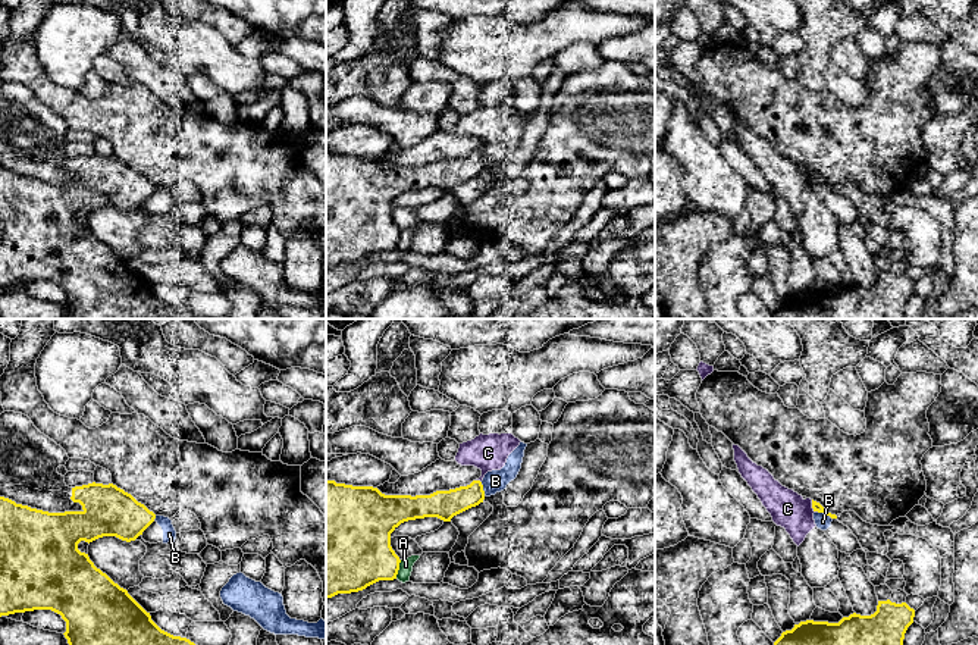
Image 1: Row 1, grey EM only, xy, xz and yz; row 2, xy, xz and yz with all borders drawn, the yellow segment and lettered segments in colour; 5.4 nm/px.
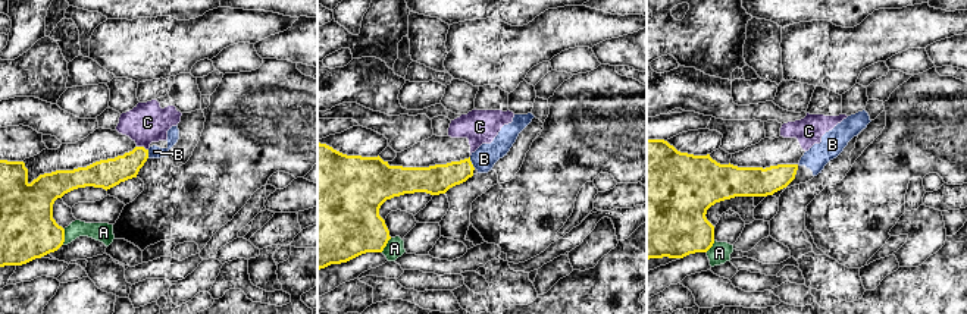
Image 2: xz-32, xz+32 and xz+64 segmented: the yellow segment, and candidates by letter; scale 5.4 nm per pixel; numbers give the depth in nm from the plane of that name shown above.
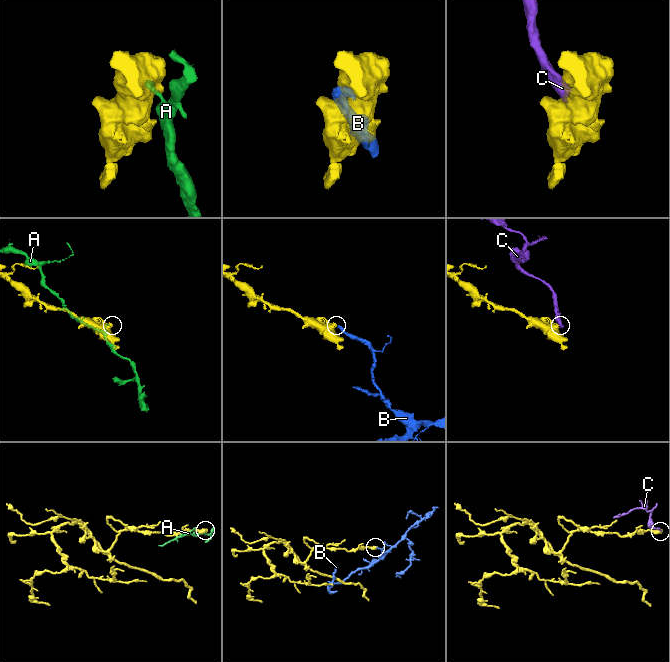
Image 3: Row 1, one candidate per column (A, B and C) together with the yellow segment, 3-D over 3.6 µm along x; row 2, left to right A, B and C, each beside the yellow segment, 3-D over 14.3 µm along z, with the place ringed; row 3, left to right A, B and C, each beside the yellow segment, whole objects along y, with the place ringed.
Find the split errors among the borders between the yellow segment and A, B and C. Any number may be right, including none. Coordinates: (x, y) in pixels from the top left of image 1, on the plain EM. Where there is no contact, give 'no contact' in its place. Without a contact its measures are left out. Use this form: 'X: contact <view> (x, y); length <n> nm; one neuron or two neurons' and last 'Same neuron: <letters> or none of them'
A: contact xz (398, 240); length 110 nm; two neurons
B: contact yz (826, 184); length 90 nm; two neurons
C: contact yz (812, 178); length 80 nm; two neurons
Same neuron: none of them

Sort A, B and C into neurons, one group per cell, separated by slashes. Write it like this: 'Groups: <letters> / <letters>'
Groups: A / B C

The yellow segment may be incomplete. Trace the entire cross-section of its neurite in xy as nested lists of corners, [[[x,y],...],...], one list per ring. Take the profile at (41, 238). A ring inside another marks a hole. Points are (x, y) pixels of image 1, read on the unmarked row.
[[[88,154],[82,157],[72,159],[73,173],[79,173],[82,176],[81,182],[65,182],[65,184],[48,184],[37,179],[31,179],[28,176],[16,175],[15,172],[0,167],[0,288],[9,287],[15,284],[25,284],[34,281],[51,281],[62,287],[66,292],[66,303],[63,304],[68,310],[69,319],[210,319],[210,317],[198,317],[186,309],[173,307],[164,301],[162,301],[153,291],[150,284],[147,284],[129,264],[126,260],[120,259],[115,254],[106,244],[94,237],[90,231],[88,225],[81,223],[78,220],[78,215],[81,212],[93,213],[103,207],[116,207],[122,212],[131,213],[135,212],[142,203],[154,192],[156,185],[150,182],[144,175],[138,173],[131,165],[117,159],[113,154]]]

